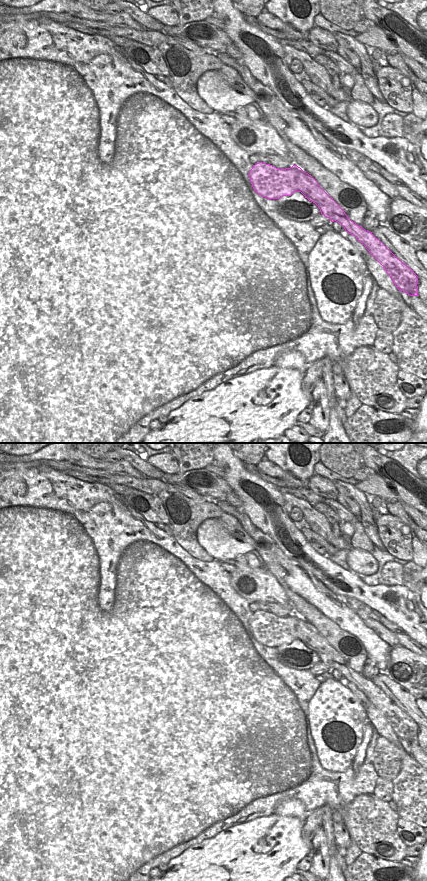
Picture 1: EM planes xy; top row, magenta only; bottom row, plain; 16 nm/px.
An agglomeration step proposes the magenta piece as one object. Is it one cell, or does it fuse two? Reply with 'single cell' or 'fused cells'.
fused cells

